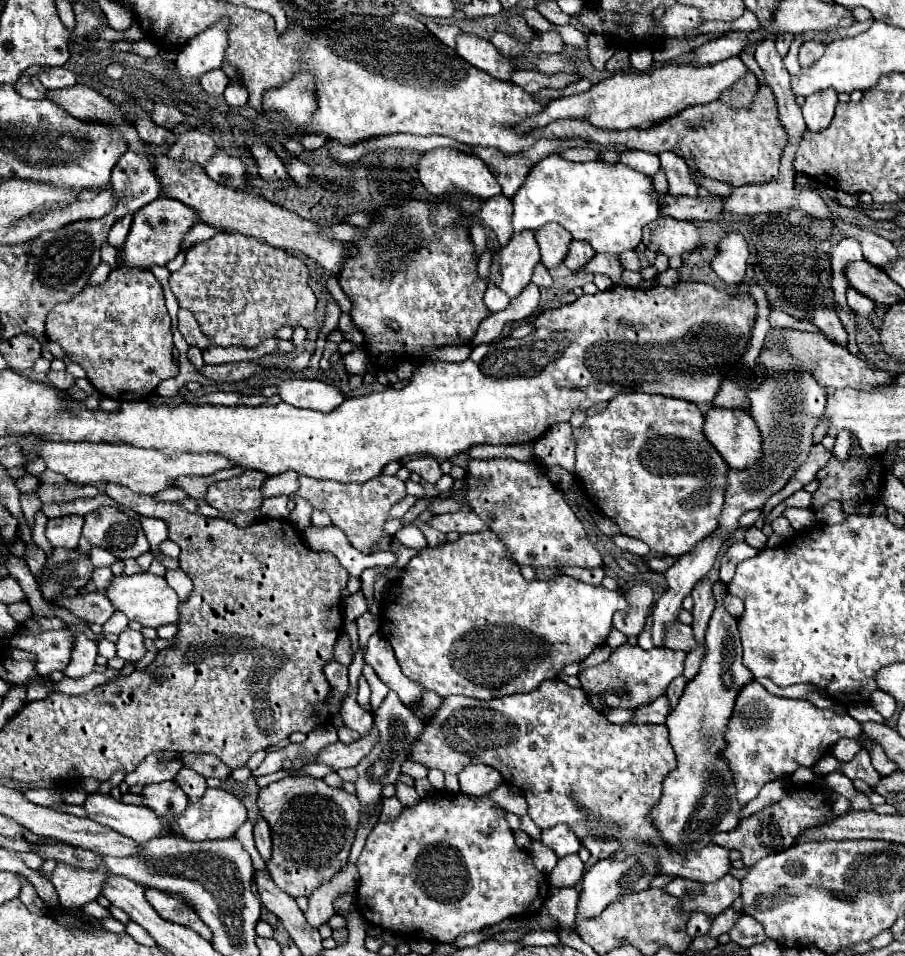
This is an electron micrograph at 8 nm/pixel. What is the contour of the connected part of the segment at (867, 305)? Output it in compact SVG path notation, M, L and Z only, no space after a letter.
M850 287L850 289L846 291L846 297L848 297L848 305L850 305L856 313L860 313L860 315L864 315L864 317L872 317L872 315L874 315L874 309L876 309L874 301L868 299L868 297L864 297L864 295L862 295L860 291L856 291L854 287Z

